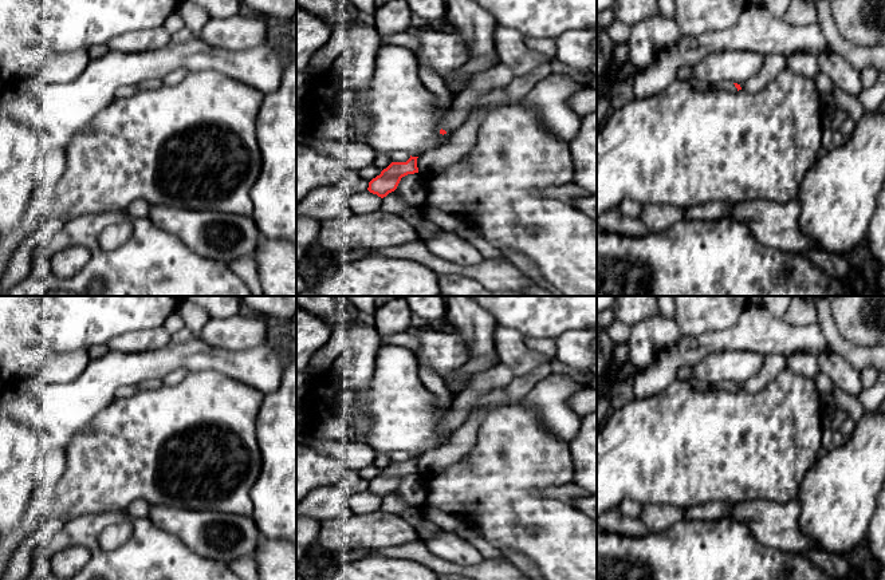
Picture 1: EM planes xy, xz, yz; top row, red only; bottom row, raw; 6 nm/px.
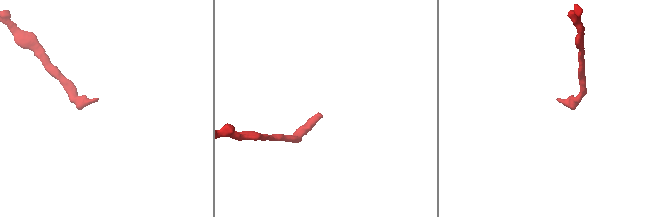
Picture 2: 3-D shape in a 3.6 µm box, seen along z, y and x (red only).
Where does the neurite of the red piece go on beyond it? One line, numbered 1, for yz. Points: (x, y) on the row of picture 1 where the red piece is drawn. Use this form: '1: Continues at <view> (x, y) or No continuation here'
1: Continues at yz (724, 85)

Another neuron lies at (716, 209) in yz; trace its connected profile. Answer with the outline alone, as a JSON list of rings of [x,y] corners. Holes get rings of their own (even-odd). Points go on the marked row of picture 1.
[[[712,201],[704,205],[693,206],[685,210],[685,218],[688,220],[717,220],[727,218],[731,212],[731,204],[721,201]]]

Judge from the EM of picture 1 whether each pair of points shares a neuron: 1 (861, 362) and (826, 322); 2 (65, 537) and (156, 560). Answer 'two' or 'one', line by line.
1: one
2: one

